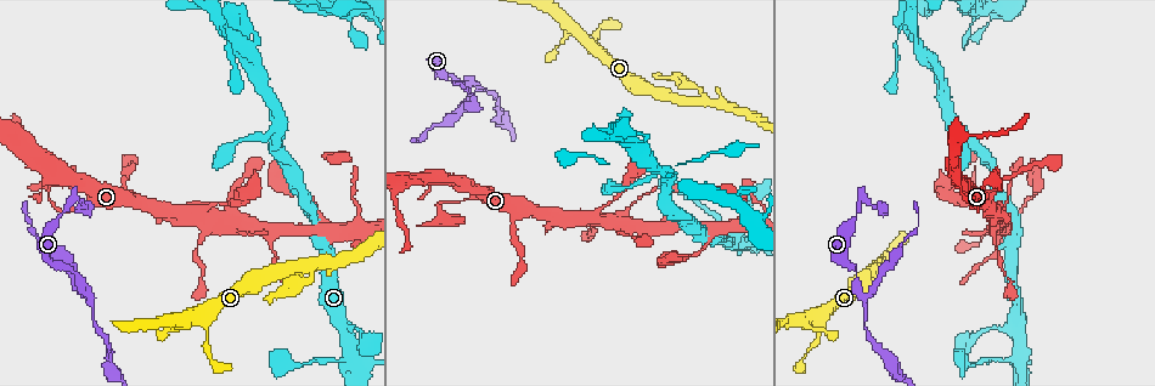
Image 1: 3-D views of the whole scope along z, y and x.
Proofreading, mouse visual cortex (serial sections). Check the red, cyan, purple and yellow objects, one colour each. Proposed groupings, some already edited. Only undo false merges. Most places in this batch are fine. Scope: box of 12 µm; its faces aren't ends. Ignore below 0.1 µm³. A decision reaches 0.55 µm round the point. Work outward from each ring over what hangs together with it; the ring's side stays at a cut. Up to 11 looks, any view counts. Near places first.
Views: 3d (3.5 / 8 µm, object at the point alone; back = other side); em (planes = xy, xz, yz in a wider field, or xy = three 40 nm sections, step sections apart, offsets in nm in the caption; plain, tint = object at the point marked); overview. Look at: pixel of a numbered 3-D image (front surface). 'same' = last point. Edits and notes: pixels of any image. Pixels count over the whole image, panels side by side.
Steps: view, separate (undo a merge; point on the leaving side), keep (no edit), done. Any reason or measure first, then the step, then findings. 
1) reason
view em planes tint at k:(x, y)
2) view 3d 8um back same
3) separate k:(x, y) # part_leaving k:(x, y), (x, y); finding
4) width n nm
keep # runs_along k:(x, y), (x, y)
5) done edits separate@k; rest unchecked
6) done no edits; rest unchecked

sharp bend
view 3d 3.5um at 1:(89, 297)

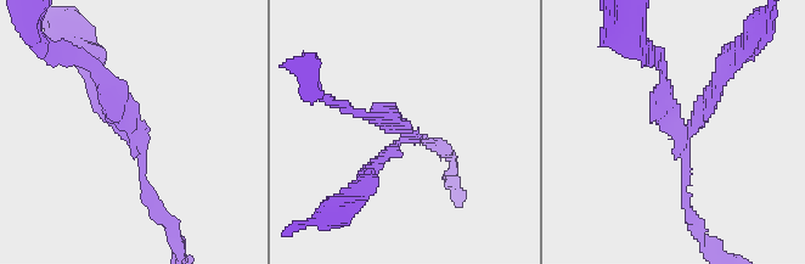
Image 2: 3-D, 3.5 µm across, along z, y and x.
arm_widths 150, 200, 200 nm
separate 2:(710, 105) # part_leaving 2:(691, 129), (722, 73), (750, 40); two cells meet here

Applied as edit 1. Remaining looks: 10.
view overview

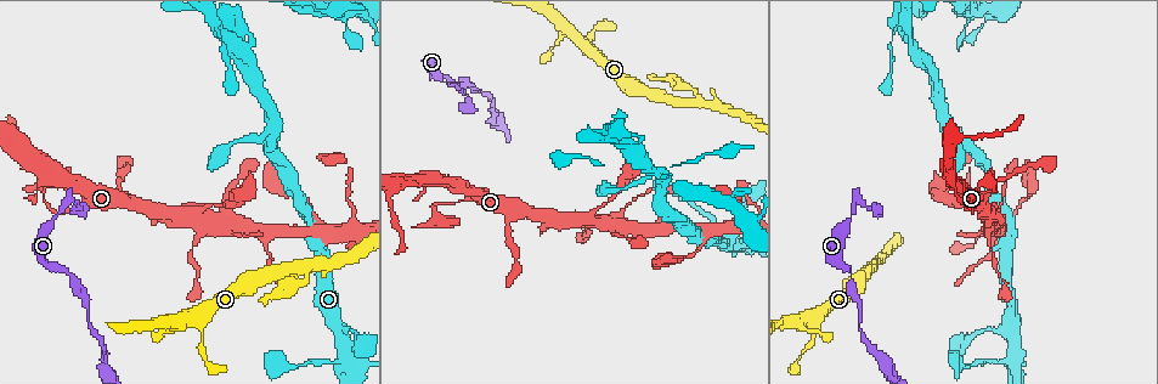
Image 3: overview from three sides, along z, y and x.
abrupt turn
view 3d 8um at 3:(353, 228)

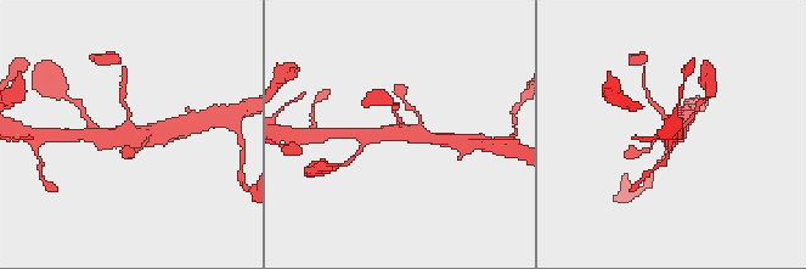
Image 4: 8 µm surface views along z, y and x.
need the tissue
view em planes tint at 4:(129, 133)

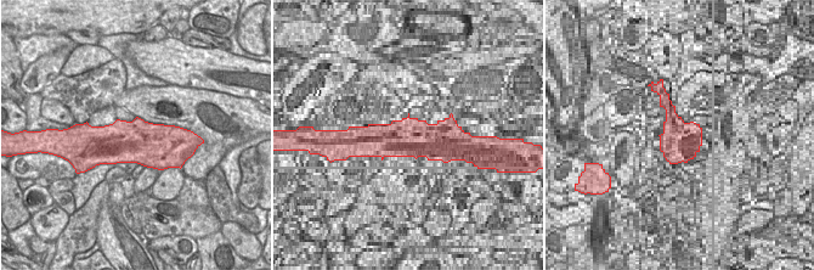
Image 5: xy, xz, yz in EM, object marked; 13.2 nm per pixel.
arm_widths 150, 150, 350, 350 nm
keep # runs_along 4:(364, 133), (415, 132), (420, 116); one cell here

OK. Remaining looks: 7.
three arms meet
view 3d 8um at 3:(273, 123)

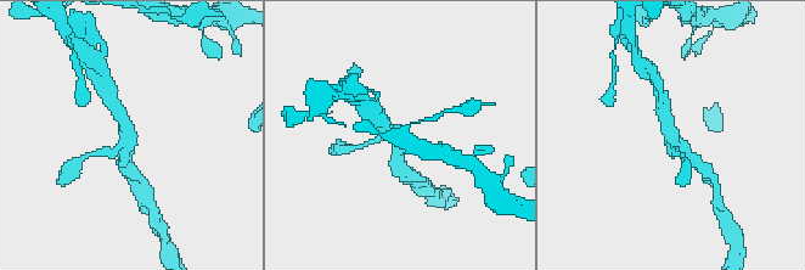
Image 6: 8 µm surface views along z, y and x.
zoom in
view 3d 3.5um back at 6:(673, 136)

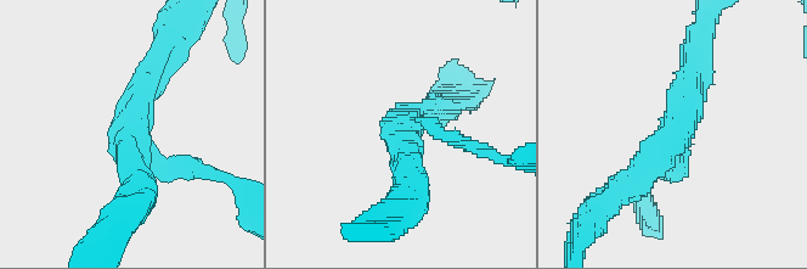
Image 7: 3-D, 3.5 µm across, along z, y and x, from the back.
arms 3; arm_widths 200, 300, 350 nm
view em planes tint at 7:(405, 127)

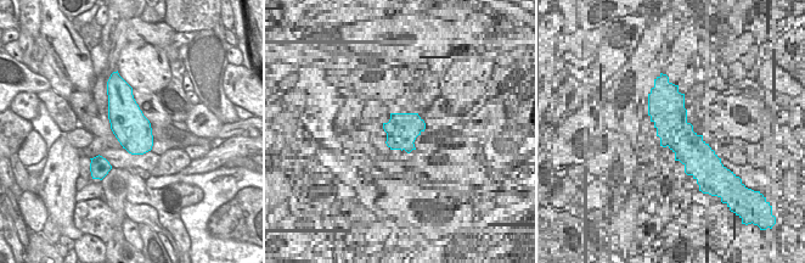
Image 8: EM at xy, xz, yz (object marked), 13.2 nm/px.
keep # continuous, no second cell

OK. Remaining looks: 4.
thin neck
view 3d 8um at 3:(698, 103)

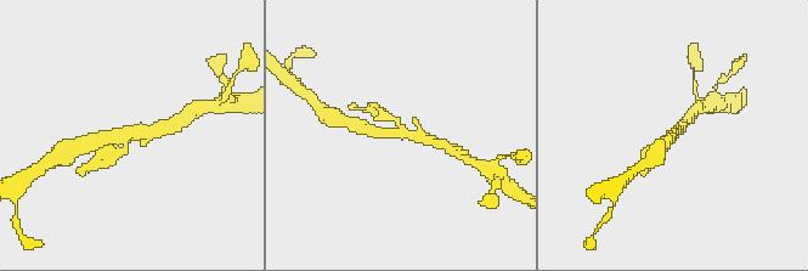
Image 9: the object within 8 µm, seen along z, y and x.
view 3d 3.5um at 9:(126, 134)

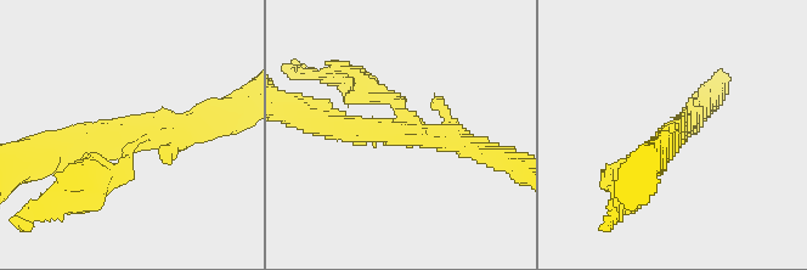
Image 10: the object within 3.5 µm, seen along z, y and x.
arms 3; arm_widths 200, 300, 350 nm
view em xy step 2 tint at 10:(398, 131)

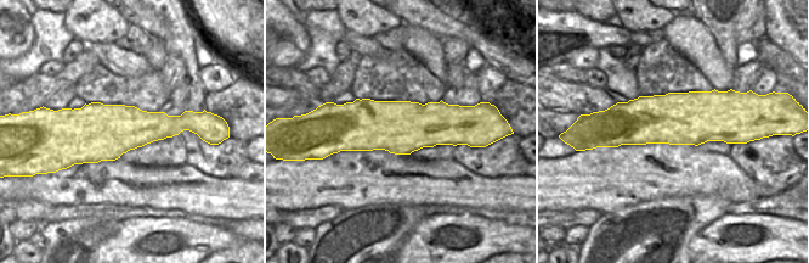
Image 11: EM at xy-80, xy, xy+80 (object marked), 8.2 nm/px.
keep # continuous, no second cell

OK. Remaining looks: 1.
done edits separate@2; rest unchecked

